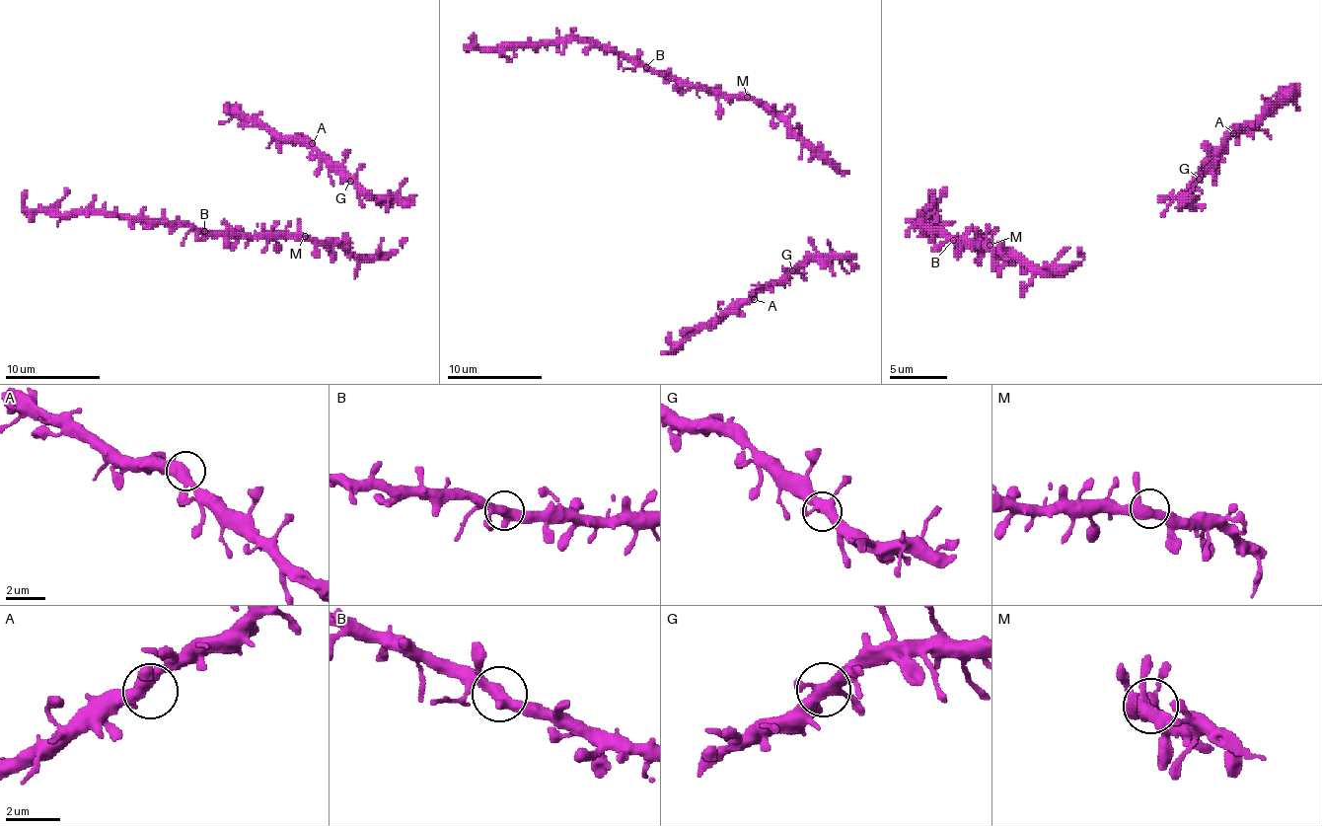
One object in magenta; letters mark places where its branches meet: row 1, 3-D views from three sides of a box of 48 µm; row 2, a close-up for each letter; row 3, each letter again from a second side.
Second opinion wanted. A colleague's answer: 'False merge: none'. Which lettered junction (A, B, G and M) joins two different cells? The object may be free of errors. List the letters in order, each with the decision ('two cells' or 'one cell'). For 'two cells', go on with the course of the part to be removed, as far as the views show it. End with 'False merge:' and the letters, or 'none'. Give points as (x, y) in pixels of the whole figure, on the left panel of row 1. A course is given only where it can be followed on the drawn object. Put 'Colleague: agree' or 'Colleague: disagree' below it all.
A: one cell
B: one cell
G: one cell
M: one cell
False merge: none
Colleague: agree

